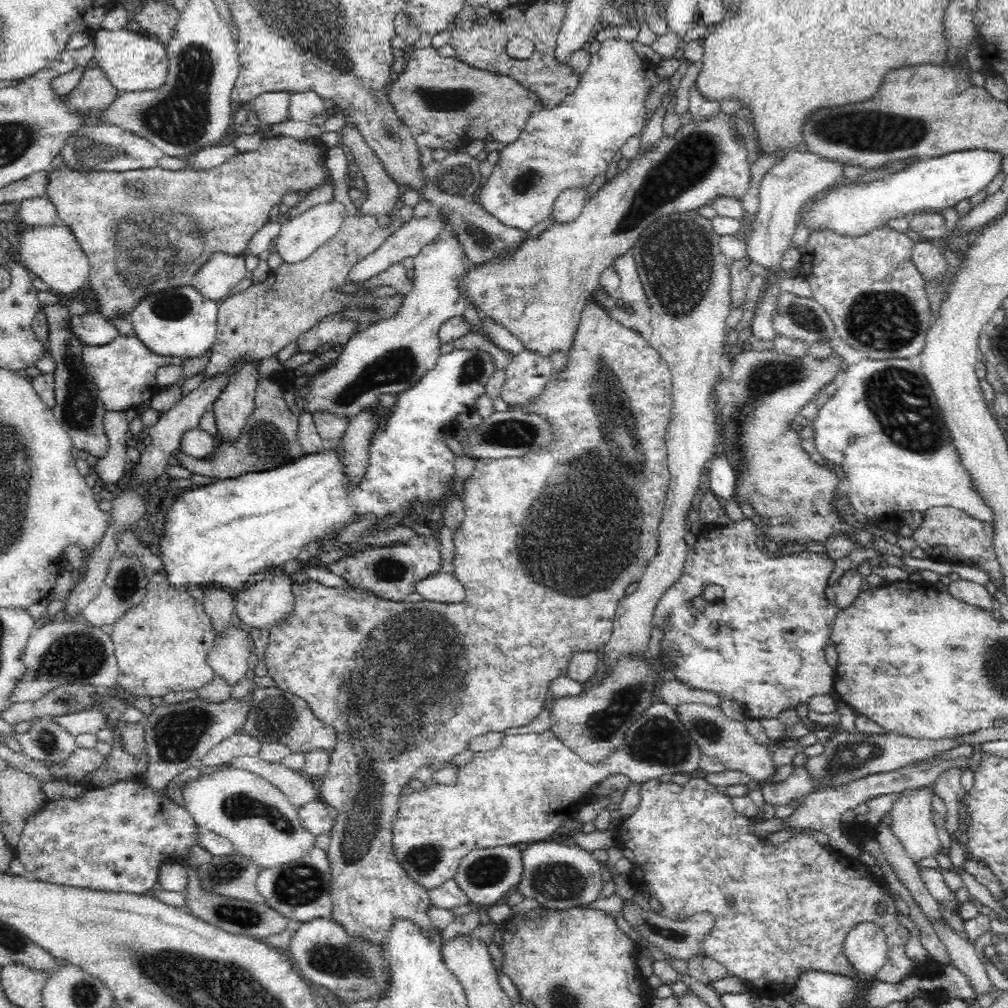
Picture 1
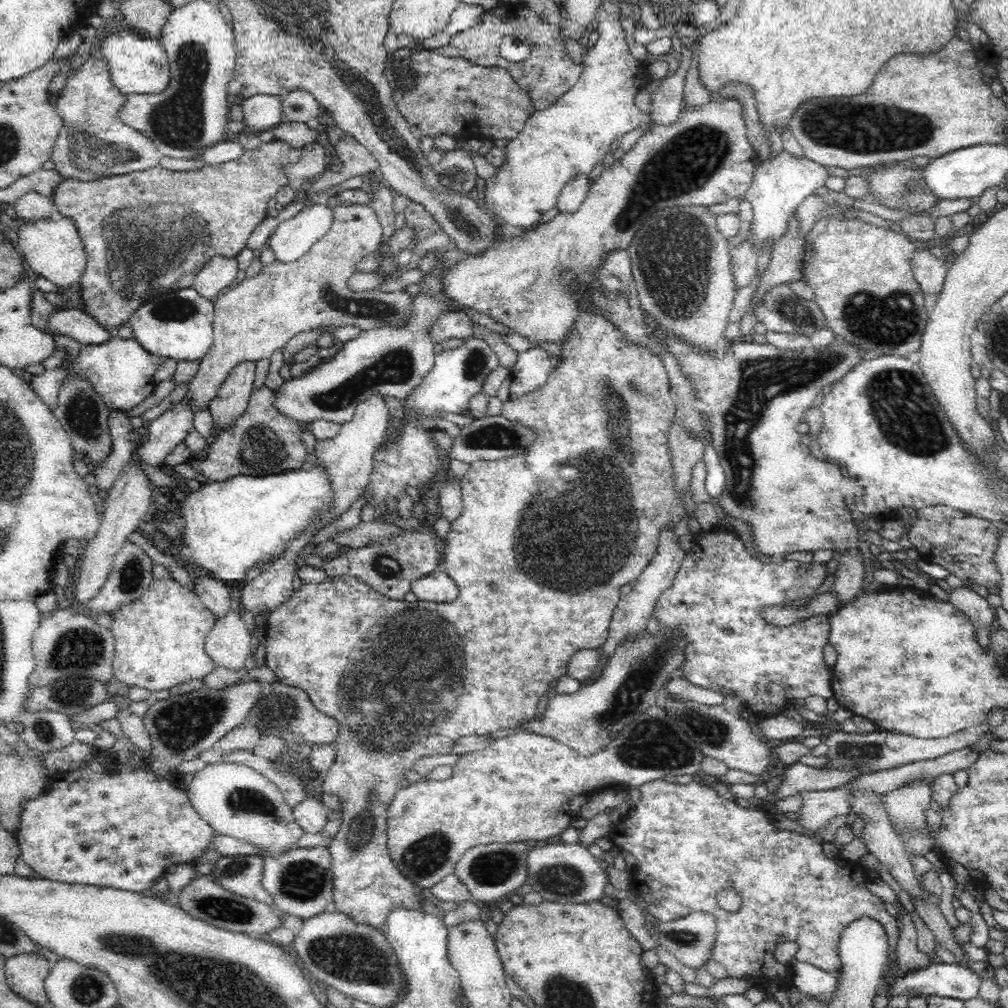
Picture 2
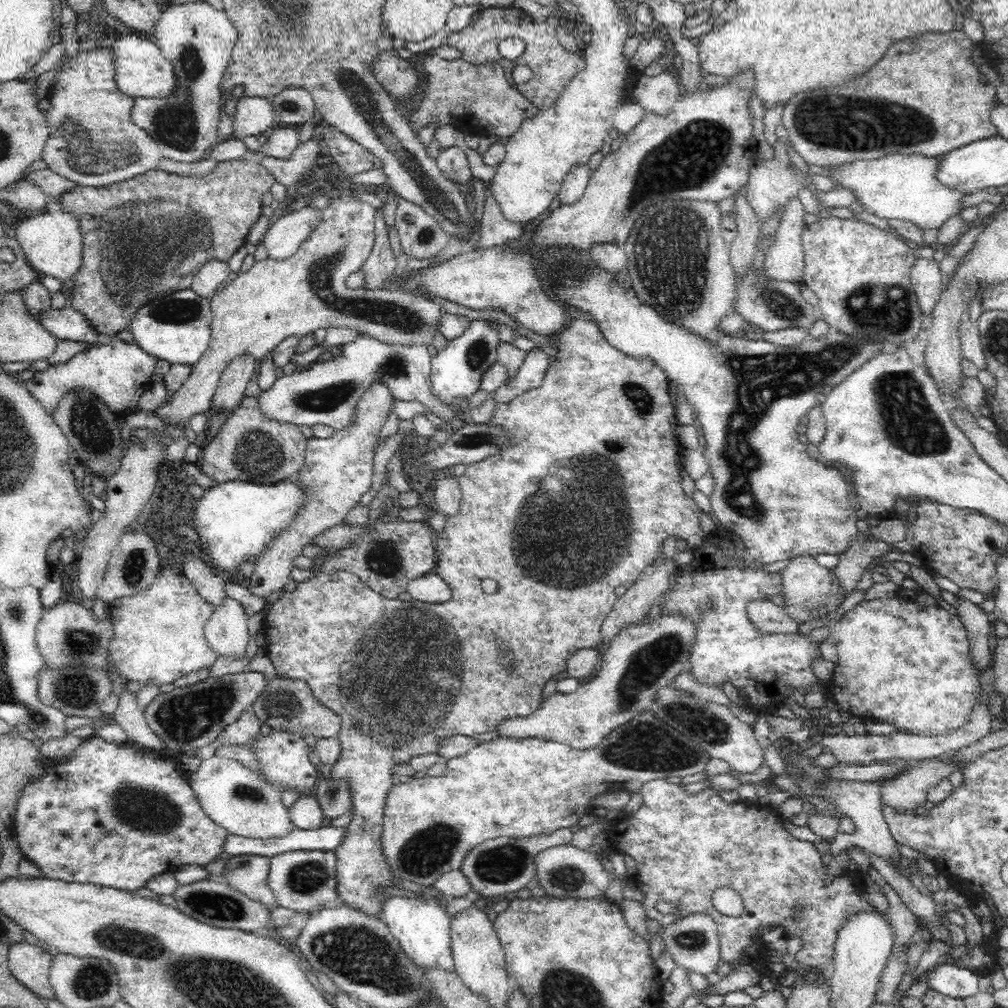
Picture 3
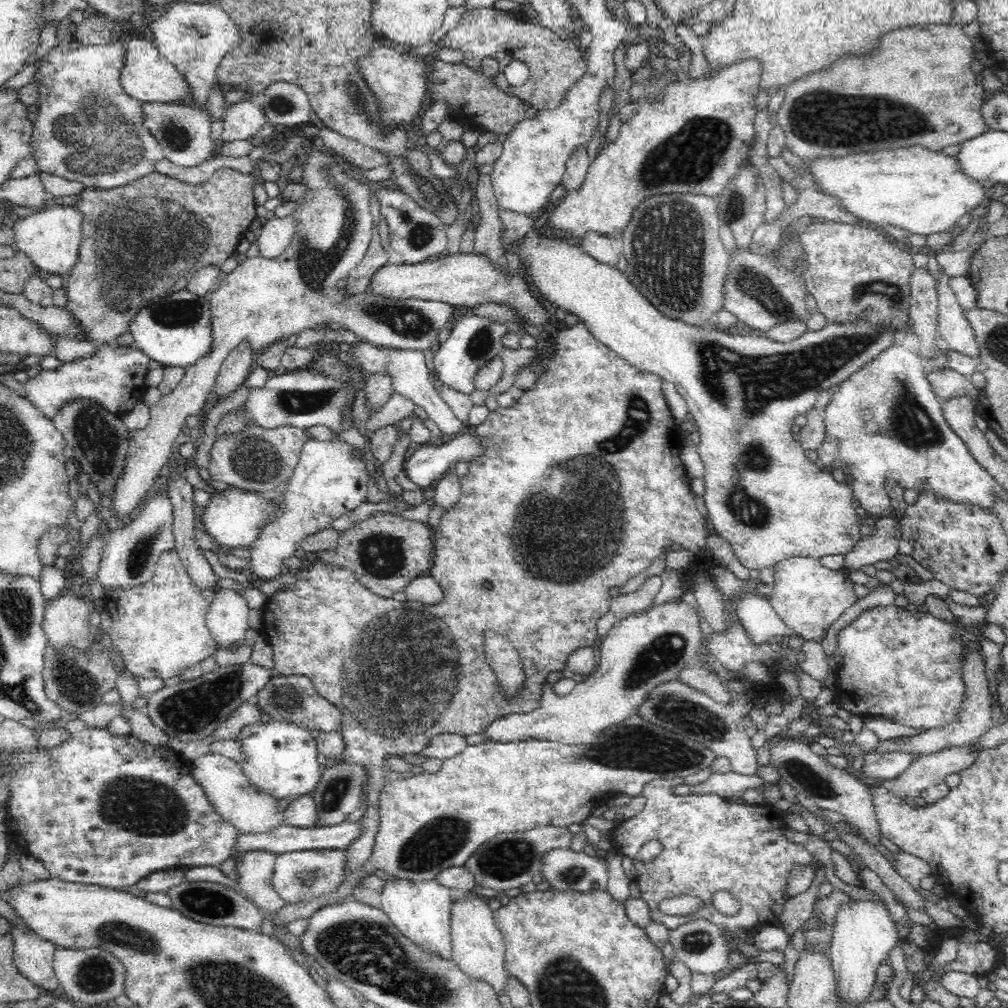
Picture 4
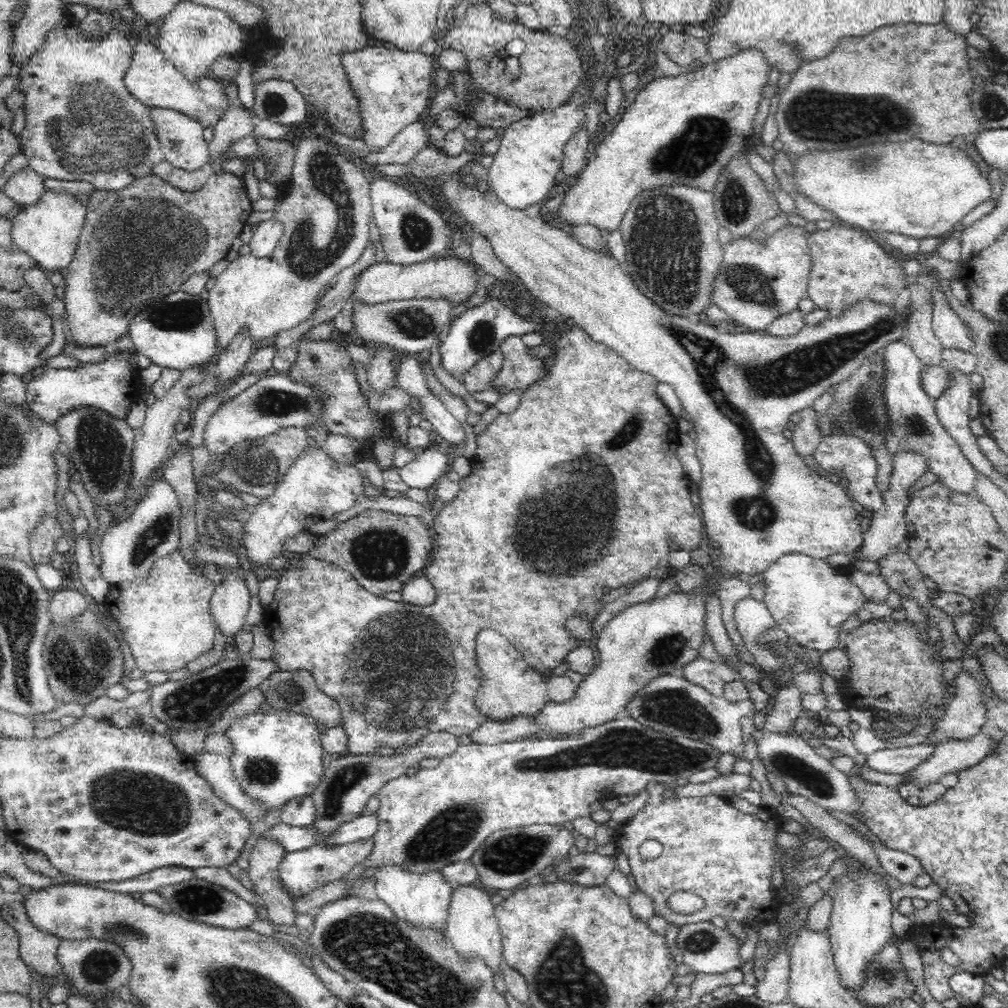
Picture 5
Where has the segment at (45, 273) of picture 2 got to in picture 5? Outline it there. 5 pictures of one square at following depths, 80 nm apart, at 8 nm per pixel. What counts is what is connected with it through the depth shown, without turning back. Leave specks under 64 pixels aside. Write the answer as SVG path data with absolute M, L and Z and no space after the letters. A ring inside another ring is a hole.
M44 191L37 203L28 205L22 212L13 212L11 237L14 245L26 252L35 261L36 267L47 273L68 268L78 249L86 207L74 198L73 195Z

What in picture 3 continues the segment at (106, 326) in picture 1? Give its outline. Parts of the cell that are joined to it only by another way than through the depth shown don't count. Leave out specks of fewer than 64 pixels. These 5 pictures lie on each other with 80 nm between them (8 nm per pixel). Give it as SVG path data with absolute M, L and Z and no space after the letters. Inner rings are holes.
M69 304L62 309L50 309L39 316L41 325L57 339L77 343L97 344L99 333L86 317Z

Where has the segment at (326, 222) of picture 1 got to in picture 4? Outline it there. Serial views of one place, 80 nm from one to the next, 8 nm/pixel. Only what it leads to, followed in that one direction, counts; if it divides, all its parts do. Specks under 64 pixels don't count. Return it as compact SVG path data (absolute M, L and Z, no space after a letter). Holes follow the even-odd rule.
M272 216L256 234L260 255L266 259L278 258L290 246L294 234L295 218Z

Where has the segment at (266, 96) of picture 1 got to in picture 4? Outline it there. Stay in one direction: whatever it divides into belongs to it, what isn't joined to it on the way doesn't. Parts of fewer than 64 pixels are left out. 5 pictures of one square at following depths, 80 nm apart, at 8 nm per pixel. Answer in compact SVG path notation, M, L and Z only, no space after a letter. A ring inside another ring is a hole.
M243 98L230 105L223 113L224 132L218 140L228 143L234 140L248 140L268 123L262 107L252 98Z

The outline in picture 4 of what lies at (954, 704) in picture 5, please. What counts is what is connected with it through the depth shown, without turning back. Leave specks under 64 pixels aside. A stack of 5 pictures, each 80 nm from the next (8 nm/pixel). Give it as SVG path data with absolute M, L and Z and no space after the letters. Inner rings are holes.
M962 622L958 624L964 629L966 633L966 644L968 654L966 655L965 662L962 668L962 681L965 684L965 697L961 704L961 709L957 714L957 721L950 723L950 726L943 726L921 732L921 734L912 737L900 737L896 739L889 739L881 741L878 747L874 751L865 752L862 749L858 749L858 745L855 742L842 743L842 740L833 738L829 733L826 736L820 737L819 744L825 748L836 747L840 749L842 754L850 762L851 758L855 756L861 756L865 760L865 756L870 753L891 753L891 752L904 752L912 753L912 755L922 756L937 753L938 751L948 750L950 747L967 747L976 743L980 736L983 736L993 727L992 719L990 718L990 706L992 706L990 694L988 691L988 681L985 674L985 656L982 652L981 643L984 641L984 633L986 624L984 622L978 622L973 625L965 626Z

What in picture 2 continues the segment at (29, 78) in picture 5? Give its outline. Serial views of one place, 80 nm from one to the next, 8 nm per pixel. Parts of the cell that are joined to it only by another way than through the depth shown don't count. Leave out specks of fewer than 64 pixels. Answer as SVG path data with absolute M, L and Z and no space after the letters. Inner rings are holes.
M102 58L84 62L82 70L76 70L66 78L66 84L56 102L56 113L64 122L64 128L58 135L56 146L52 150L51 160L56 163L55 169L60 176L78 181L96 181L110 176L140 172L158 166L163 155L153 143L141 132L125 126L119 120L120 106L124 104L124 94L114 86L106 61Z

